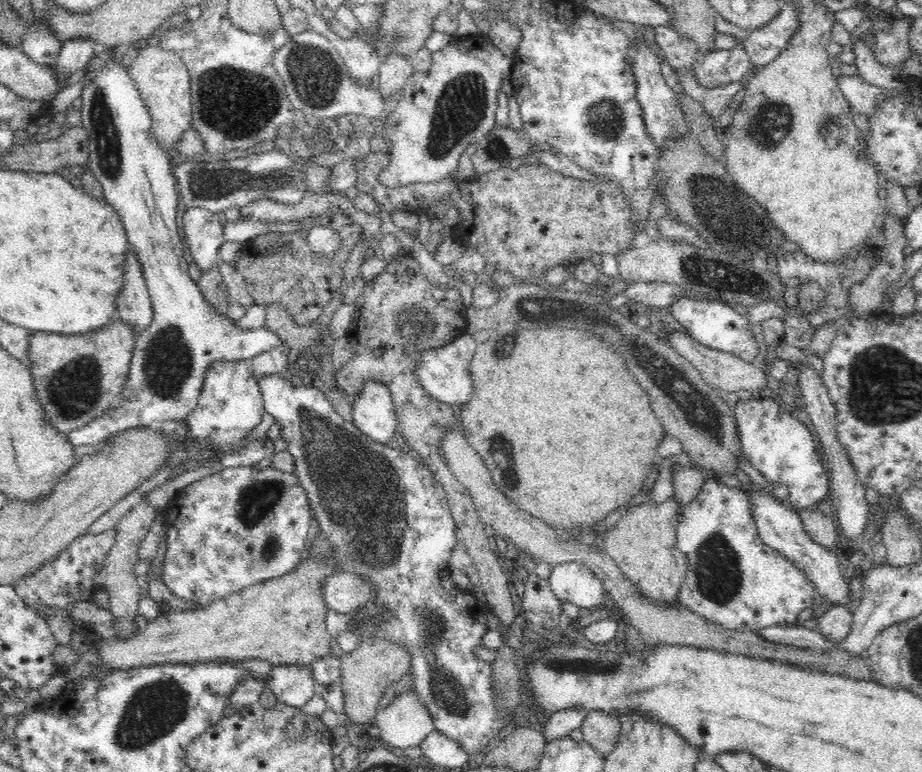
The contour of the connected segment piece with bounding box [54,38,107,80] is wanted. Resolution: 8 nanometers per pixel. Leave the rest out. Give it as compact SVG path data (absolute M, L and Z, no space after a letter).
M72 38L62 44L60 54L55 58L54 72L62 80L73 79L82 72L87 62L96 51L103 51L107 47L89 38Z

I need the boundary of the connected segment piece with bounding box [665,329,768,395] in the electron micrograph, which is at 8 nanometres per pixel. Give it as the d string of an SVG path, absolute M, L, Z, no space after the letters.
M671 330L665 333L667 343L676 351L678 351L688 362L694 365L702 375L702 378L707 381L713 388L718 388L723 392L738 392L738 390L748 390L754 395L766 387L766 376L757 364L752 362L744 362L735 354L722 352L714 348L708 348L694 340L689 334L680 330Z

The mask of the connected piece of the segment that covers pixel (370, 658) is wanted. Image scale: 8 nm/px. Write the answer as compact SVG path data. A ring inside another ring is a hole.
M372 636L362 640L357 650L344 653L342 657L340 687L344 693L344 714L348 723L366 730L375 723L378 704L389 686L394 686L412 668L412 654L397 644Z

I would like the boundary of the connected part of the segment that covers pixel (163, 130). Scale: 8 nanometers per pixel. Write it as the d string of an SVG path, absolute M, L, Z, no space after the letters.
M148 44L139 48L136 58L126 69L150 113L152 135L166 151L176 148L183 132L192 124L191 76L187 66L175 52Z

